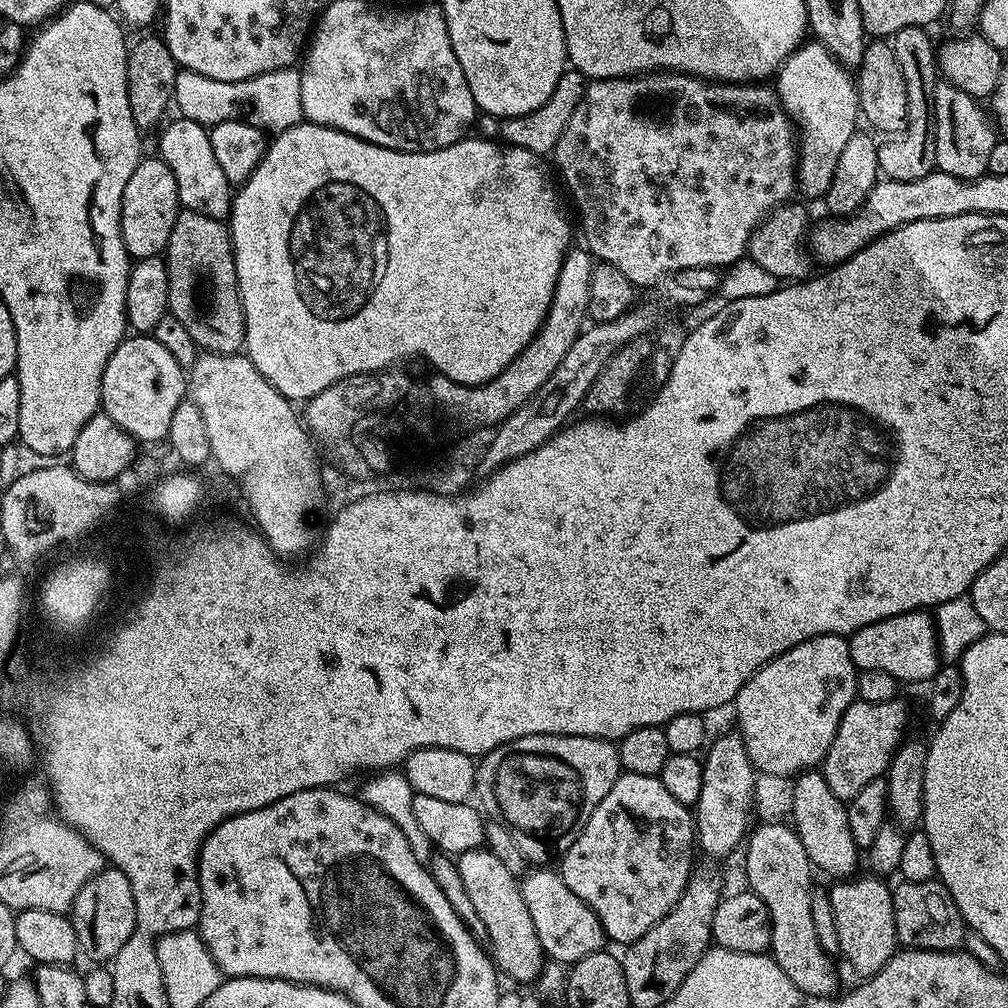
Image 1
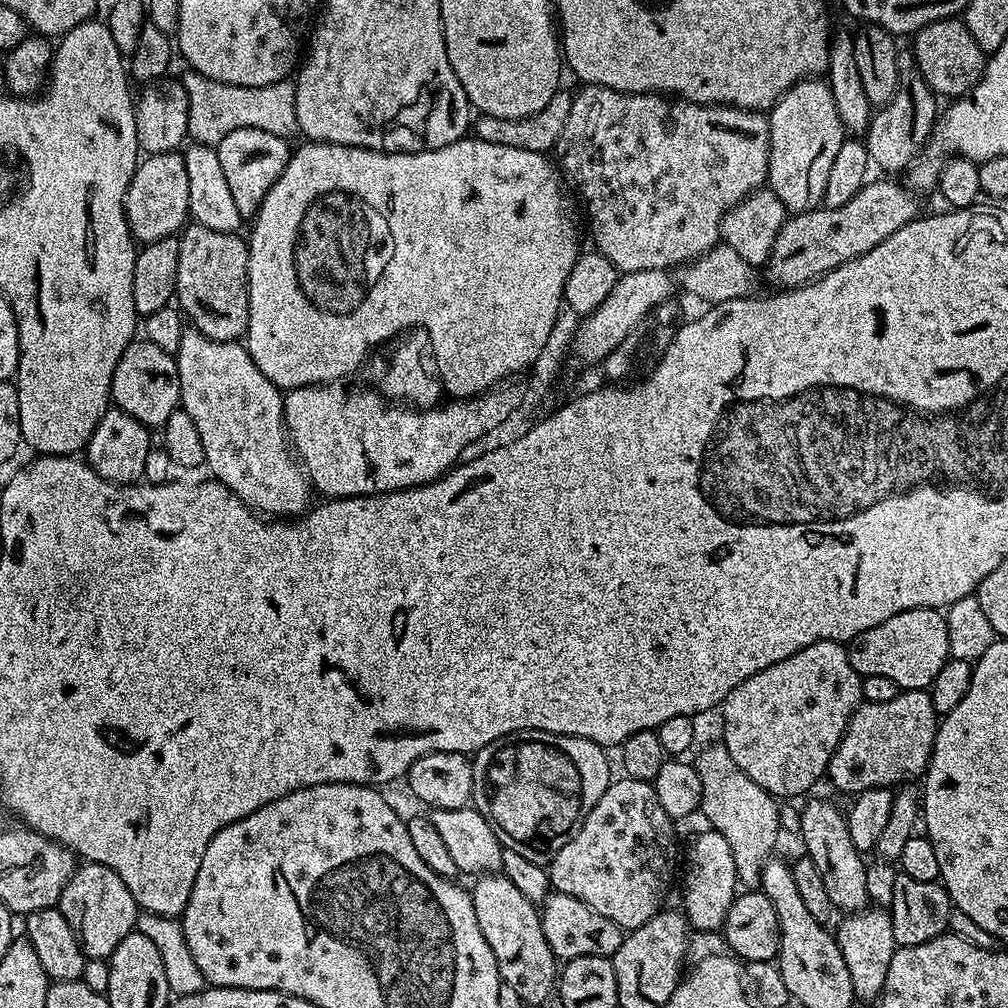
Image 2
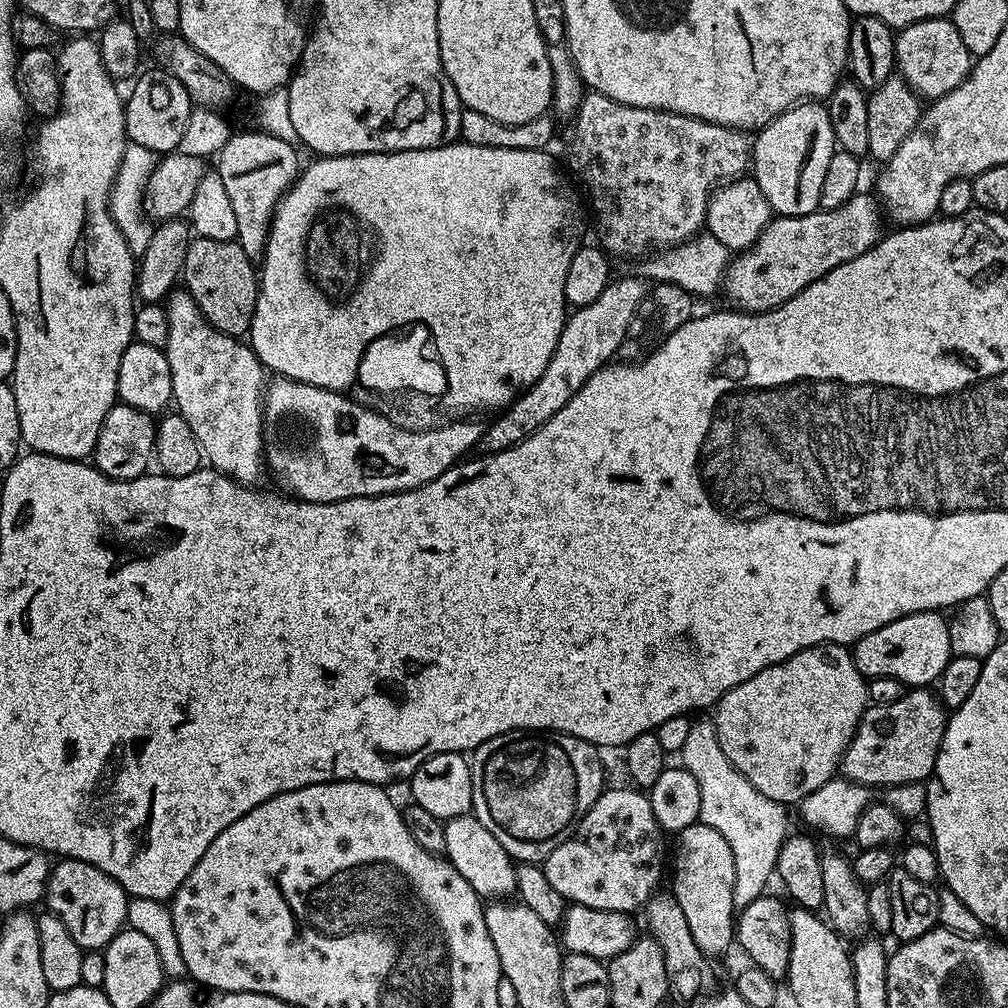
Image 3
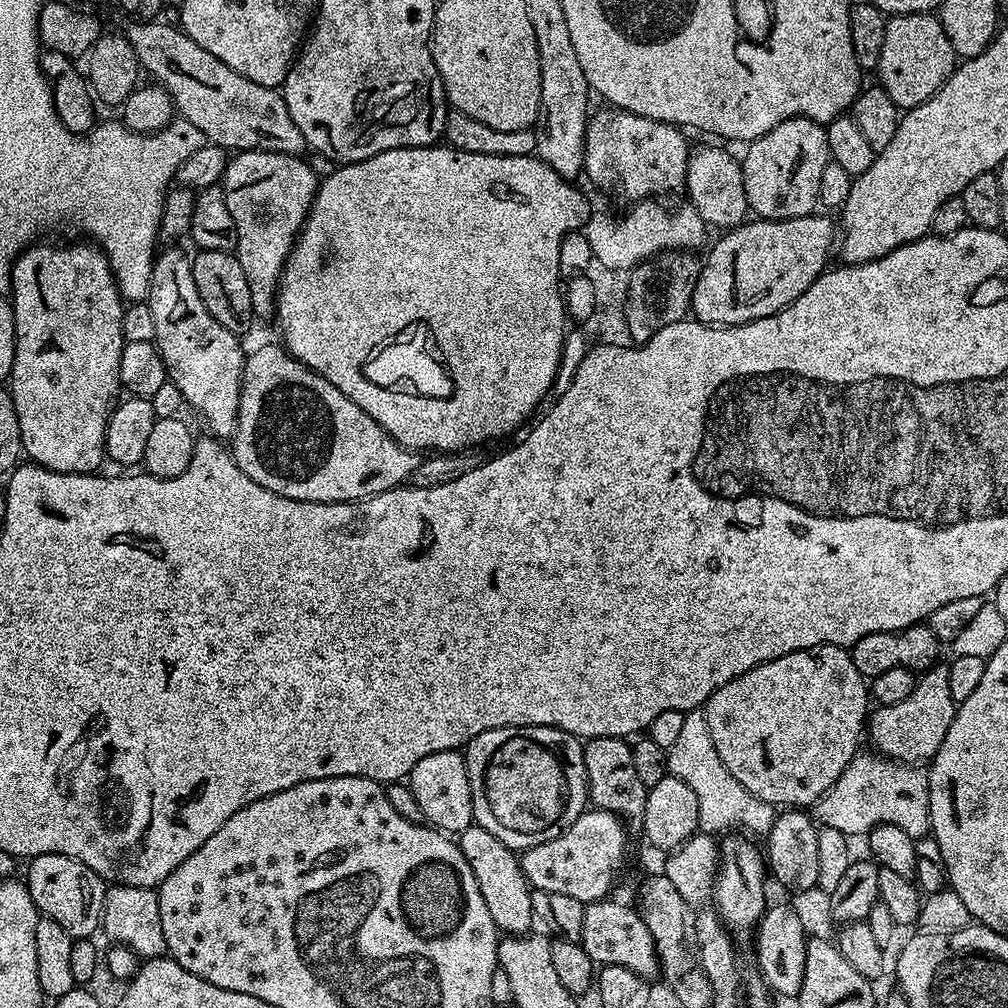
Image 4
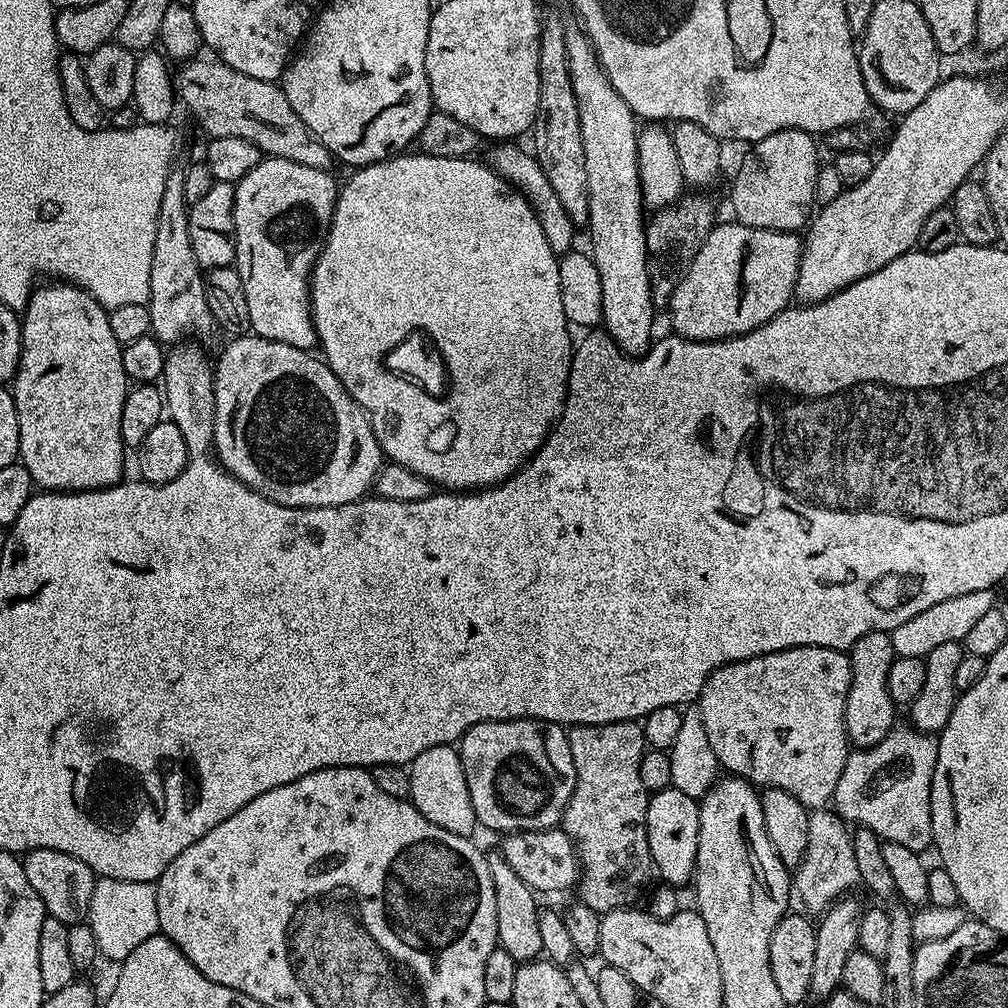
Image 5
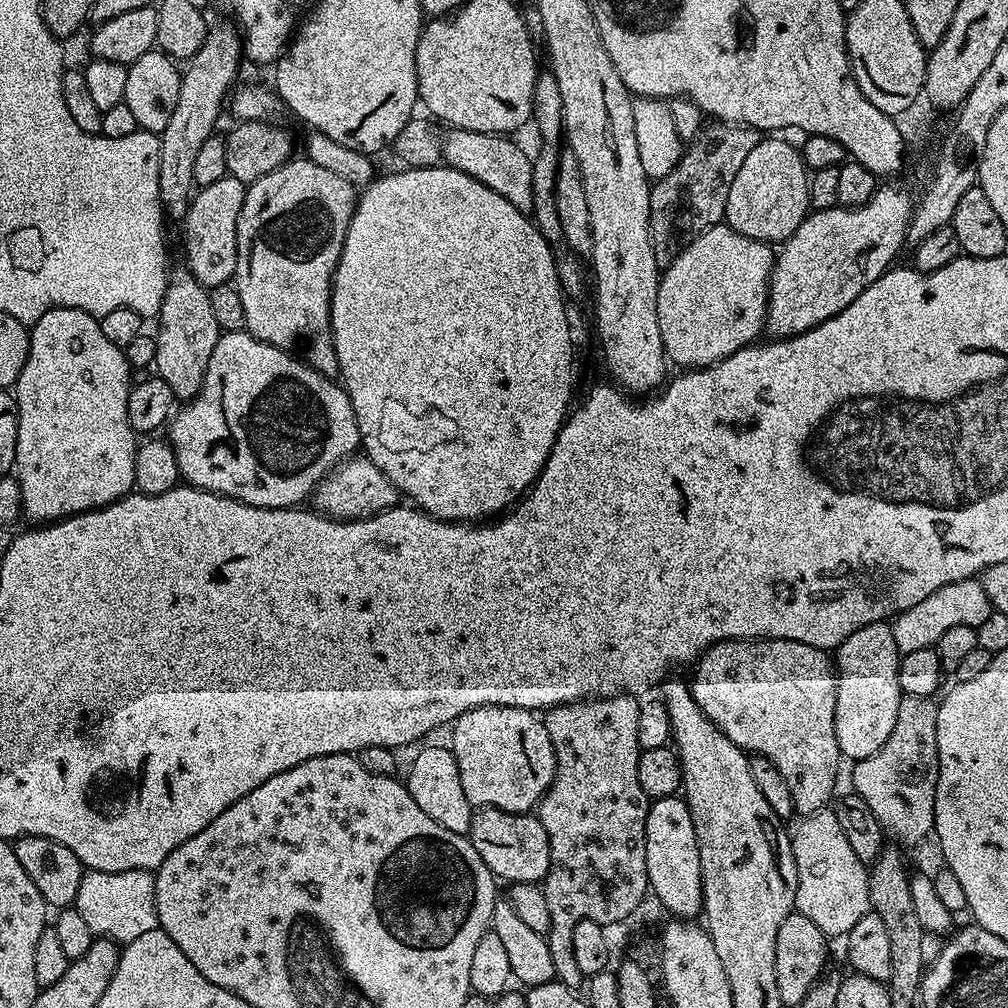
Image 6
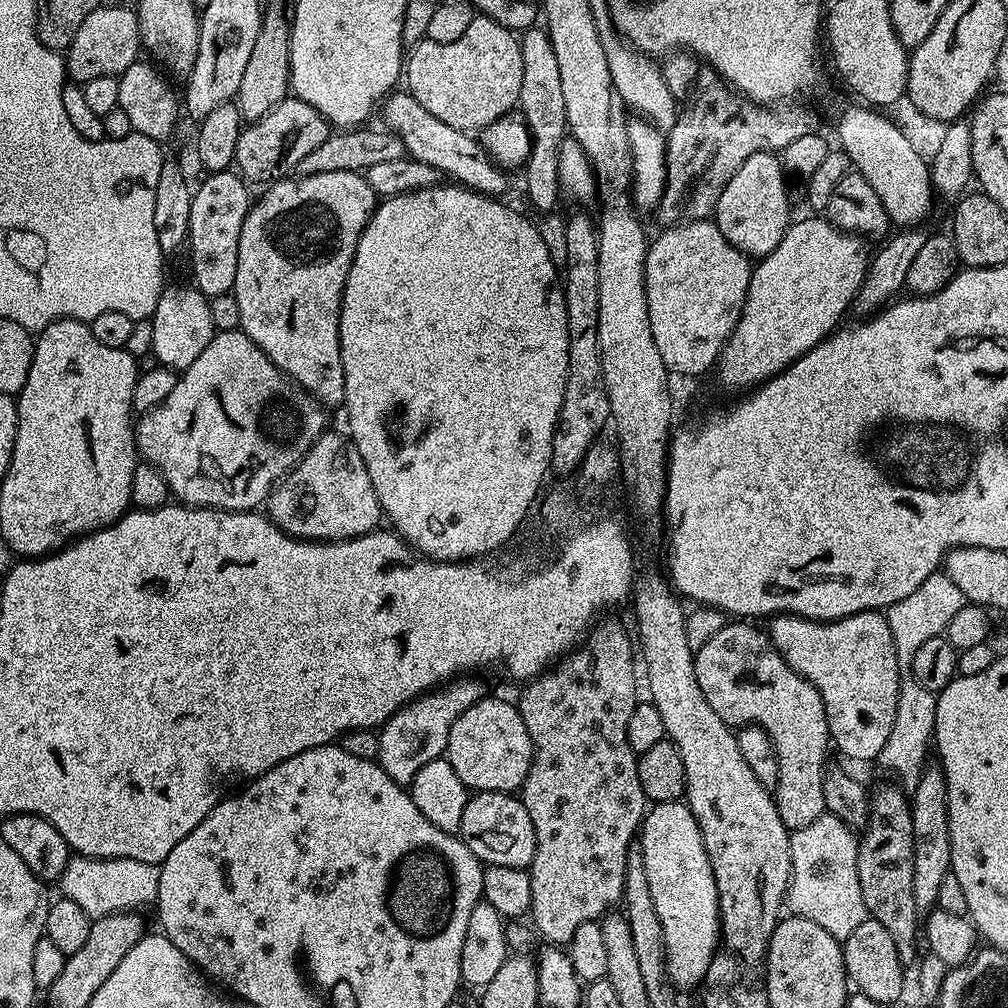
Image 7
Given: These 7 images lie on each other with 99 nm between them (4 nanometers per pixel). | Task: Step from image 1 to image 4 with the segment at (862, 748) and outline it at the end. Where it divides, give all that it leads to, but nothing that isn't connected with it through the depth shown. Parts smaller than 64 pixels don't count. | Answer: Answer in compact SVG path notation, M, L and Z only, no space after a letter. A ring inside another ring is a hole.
M937 663L917 679L906 702L894 702L894 706L879 705L867 717L867 739L872 739L871 747L889 760L899 760L901 764L913 766L919 765L919 760L931 761L938 746L942 746L942 738L946 738L946 730L950 730L950 722L954 722L957 707L958 702L950 698L948 664Z

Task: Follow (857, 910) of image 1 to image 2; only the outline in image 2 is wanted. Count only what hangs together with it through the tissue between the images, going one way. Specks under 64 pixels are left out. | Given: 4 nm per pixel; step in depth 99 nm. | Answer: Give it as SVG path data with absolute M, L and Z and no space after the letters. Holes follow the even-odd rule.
M869 906L843 917L834 935L842 958L846 958L846 970L850 970L850 982L854 986L856 1000L875 1002L880 999L886 986L886 970L890 970L890 958L894 958L898 947L894 938L891 911L880 906Z

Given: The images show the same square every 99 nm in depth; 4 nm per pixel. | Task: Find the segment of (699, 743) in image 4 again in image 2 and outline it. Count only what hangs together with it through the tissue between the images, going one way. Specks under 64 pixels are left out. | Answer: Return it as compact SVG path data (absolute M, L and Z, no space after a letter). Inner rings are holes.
M722 744L710 746L694 760L696 773L702 781L701 813L713 829L719 831L730 844L734 854L739 883L748 890L760 885L764 865L773 855L780 830L780 812L777 799L748 775L742 774Z

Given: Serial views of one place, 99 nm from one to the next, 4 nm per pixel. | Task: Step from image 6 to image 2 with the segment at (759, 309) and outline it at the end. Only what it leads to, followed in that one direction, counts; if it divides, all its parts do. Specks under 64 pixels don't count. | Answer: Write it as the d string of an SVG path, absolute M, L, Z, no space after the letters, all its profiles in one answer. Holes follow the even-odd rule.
M892 178L880 179L884 180L869 179L864 187L858 190L858 194L854 194L854 198L850 198L850 202L846 202L846 206L837 208L821 206L812 212L798 212L789 215L774 242L766 265L769 282L776 284L772 286L780 290L787 290L799 288L802 284L811 284L812 281L819 280L820 277L834 271L838 266L874 250L874 246L878 246L878 242L886 242L886 238L890 238L890 234L894 234L894 230L902 230L902 226L906 226L911 220L915 220L921 215L922 209L920 209L919 202L916 201L919 199L903 183L895 184L892 181L895 179Z

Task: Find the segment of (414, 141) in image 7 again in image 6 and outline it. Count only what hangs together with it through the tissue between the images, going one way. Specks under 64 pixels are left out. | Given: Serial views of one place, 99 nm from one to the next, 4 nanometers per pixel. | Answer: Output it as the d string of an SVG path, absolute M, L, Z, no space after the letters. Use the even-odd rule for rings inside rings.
M452 128L445 131L442 136L442 160L445 165L462 174L470 174L470 178L478 178L482 186L490 186L494 194L502 194L519 212L525 214L531 213L531 168L533 157L524 153L518 145L504 134L494 132L475 132L474 130L462 130L461 128Z

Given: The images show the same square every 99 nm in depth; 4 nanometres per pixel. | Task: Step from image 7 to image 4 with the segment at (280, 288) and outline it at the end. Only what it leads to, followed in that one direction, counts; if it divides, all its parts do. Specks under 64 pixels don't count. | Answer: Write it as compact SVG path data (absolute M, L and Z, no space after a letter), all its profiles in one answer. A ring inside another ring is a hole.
M236 152L228 161L222 187L226 206L230 206L230 214L234 214L234 255L240 259L242 270L246 273L246 282L250 282L252 311L257 317L268 316L271 312L273 315L278 304L280 275L284 272L284 264L288 261L300 229L308 219L308 212L316 200L318 176L312 173L311 166L300 156L287 156L281 152Z

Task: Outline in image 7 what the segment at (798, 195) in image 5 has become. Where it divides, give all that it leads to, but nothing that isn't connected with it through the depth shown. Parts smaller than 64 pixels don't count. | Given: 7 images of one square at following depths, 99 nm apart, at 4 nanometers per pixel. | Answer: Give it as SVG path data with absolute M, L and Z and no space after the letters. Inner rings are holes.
M774 152L750 154L742 166L738 166L738 174L726 182L726 190L722 190L722 198L718 198L718 206L714 213L714 223L718 230L739 251L749 258L769 256L782 242L790 223L788 217L788 184L781 157Z

